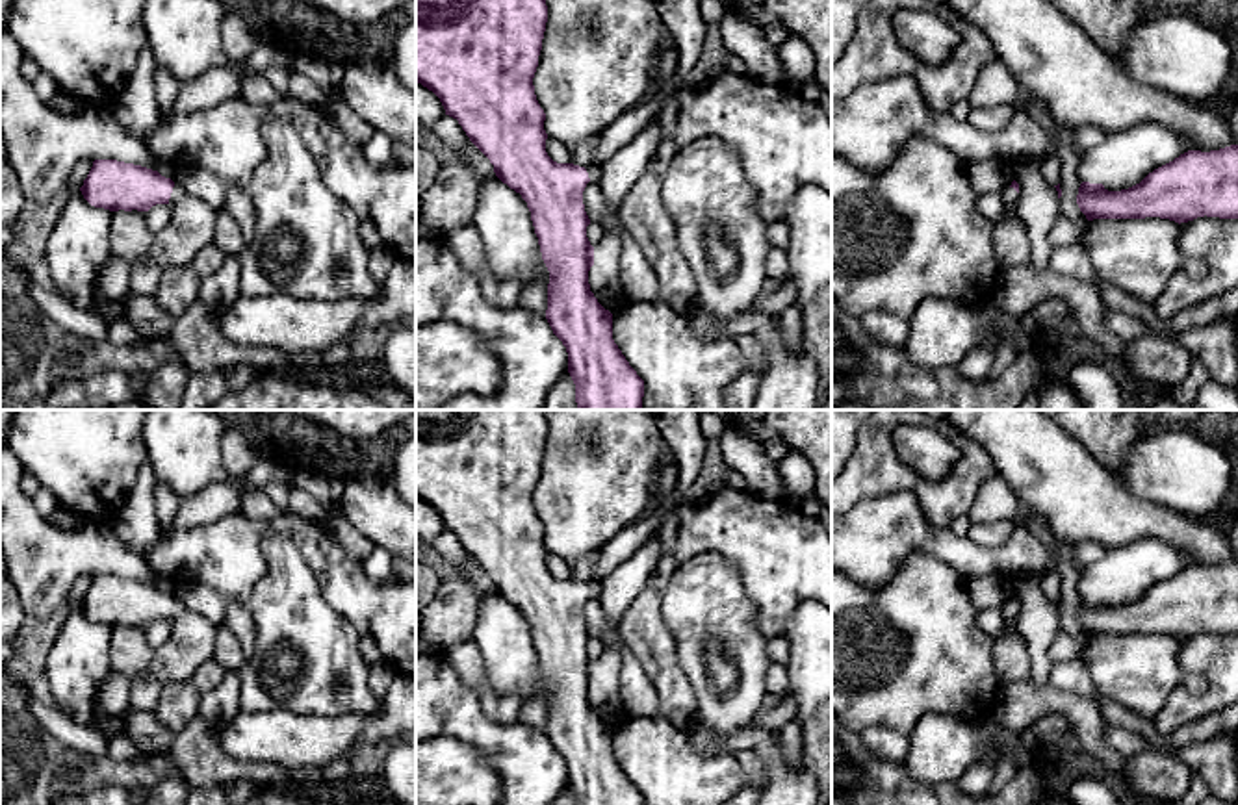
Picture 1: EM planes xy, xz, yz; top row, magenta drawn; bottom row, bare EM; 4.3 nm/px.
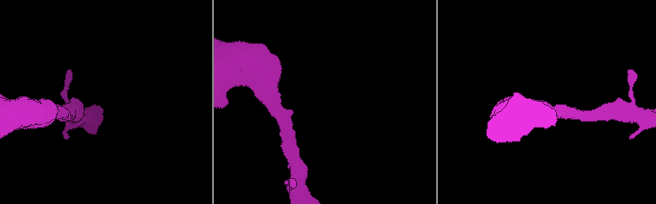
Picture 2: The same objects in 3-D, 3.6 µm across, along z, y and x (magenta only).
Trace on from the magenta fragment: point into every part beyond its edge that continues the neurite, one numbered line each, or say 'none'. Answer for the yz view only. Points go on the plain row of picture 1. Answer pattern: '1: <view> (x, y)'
1: yz (1010, 657)

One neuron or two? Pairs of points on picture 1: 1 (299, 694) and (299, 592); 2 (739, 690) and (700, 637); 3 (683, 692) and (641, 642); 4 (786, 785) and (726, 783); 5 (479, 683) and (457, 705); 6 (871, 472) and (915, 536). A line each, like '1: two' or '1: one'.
1: one
2: one
3: one
4: two
5: two
6: two

